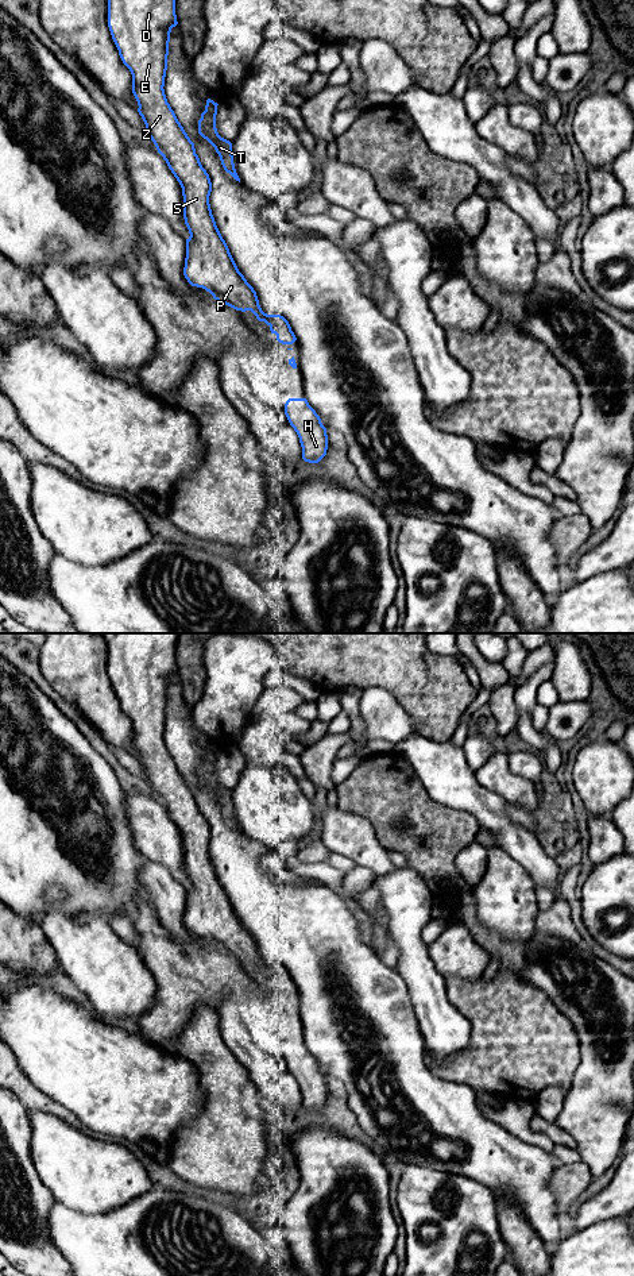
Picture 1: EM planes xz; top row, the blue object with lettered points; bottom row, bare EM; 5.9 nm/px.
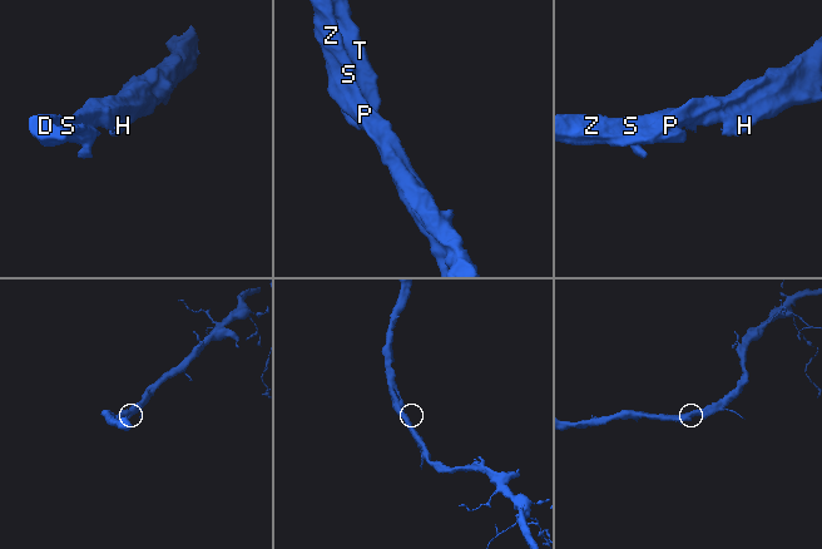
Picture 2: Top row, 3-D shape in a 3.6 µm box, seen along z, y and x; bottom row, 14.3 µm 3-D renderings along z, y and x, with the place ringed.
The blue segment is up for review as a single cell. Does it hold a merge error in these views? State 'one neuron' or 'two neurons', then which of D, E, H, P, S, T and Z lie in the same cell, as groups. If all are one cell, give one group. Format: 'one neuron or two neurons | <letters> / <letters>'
one neuron | D E H P S T Z

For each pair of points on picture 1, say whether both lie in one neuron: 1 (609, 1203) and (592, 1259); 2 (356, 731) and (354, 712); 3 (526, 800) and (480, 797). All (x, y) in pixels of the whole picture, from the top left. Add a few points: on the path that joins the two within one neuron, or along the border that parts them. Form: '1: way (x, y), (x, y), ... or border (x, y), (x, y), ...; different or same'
1: way (603, 1217), (602, 1245); same
2: way (356, 727), (355, 716); same
3: border (476, 779), (506, 801); different

